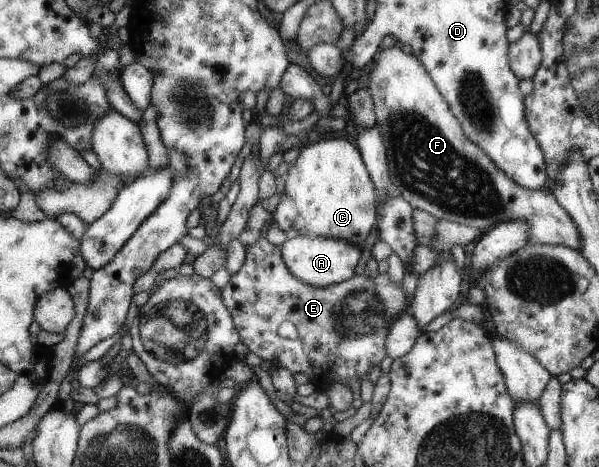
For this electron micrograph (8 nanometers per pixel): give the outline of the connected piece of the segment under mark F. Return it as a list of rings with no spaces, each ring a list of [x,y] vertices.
[[[393,46],[379,49],[373,61],[375,67],[368,72],[368,88],[371,90],[371,97],[374,97],[374,108],[383,143],[387,144],[389,179],[393,188],[401,192],[413,209],[427,211],[438,220],[447,219],[459,225],[485,229],[485,232],[501,221],[527,221],[530,238],[527,244],[564,245],[570,246],[571,249],[579,249],[582,235],[579,234],[578,226],[566,209],[563,209],[552,190],[525,189],[507,177],[507,174],[495,165],[495,160],[487,157],[482,146],[475,145],[475,142],[467,137],[462,122],[455,117],[449,102],[439,93],[439,88],[426,66],[416,56],[403,53],[400,47]]]

